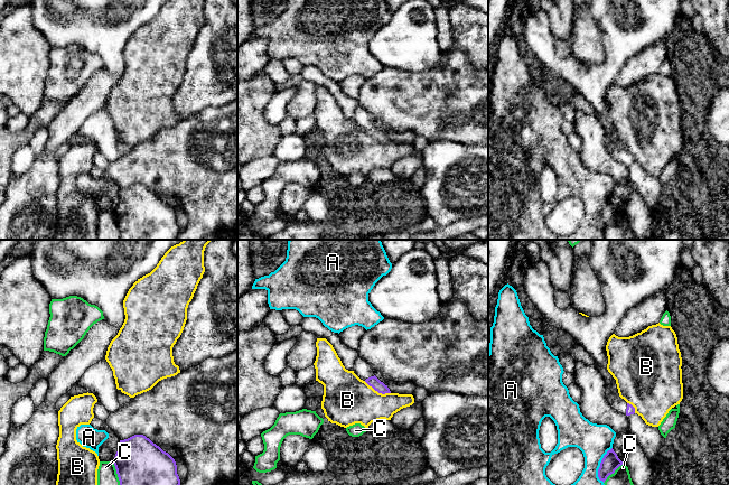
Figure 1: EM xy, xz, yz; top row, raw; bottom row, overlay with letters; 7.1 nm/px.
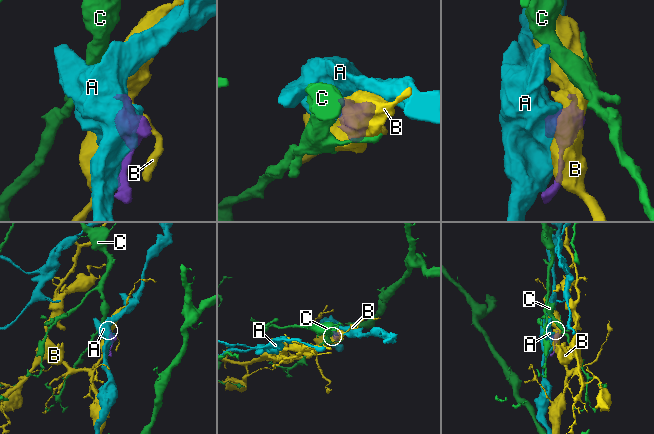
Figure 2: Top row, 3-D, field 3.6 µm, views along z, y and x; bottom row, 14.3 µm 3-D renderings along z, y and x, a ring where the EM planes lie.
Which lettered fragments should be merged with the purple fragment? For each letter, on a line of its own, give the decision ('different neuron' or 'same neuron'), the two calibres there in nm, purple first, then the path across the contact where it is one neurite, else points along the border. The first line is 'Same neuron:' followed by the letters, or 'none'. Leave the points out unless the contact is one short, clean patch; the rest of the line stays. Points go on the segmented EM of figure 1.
Same neuron: none
A: different neuron | 130/240 nm
B: different neuron | 80/360 nm
C: different neuron | 130/120 nm | along yz (624, 463), (604, 483)

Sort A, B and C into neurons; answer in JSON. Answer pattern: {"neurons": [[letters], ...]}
{"neurons": [["A"], ["B"], ["C"]]}

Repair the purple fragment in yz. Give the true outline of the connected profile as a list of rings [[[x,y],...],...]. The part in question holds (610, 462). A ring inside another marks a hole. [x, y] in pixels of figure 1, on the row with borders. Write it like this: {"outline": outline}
{"outline": [[[611,448],[610,450],[607,451],[607,454],[604,456],[600,463],[600,467],[598,469],[599,479],[605,483],[607,477],[614,474],[615,470],[624,464],[625,463],[618,458],[617,454]]]}

